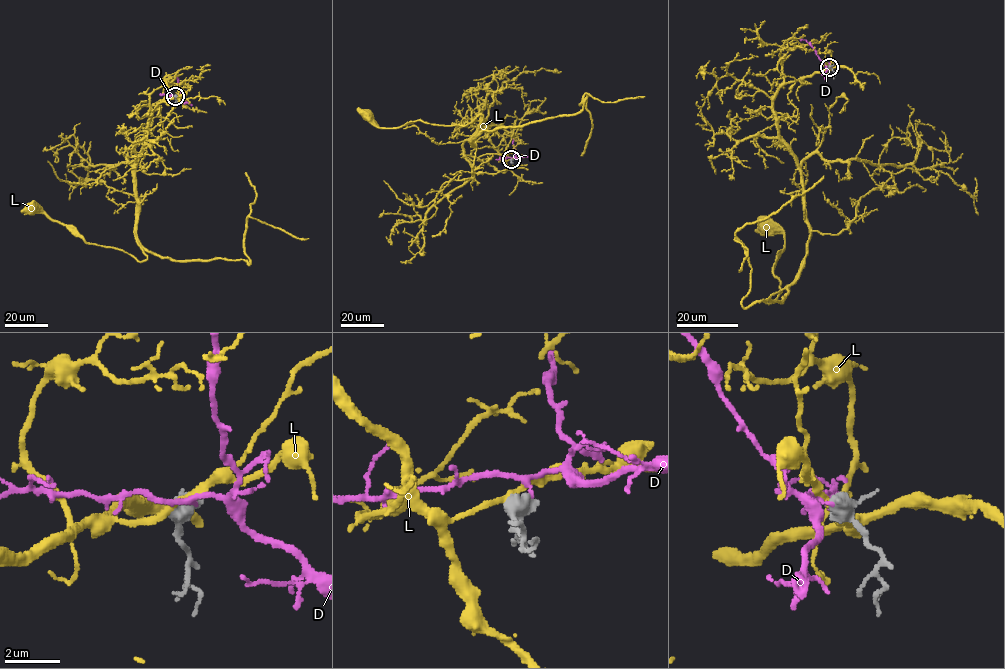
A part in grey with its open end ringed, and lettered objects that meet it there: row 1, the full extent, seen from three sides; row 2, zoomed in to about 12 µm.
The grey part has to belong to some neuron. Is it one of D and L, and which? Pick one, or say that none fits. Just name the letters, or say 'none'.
none

